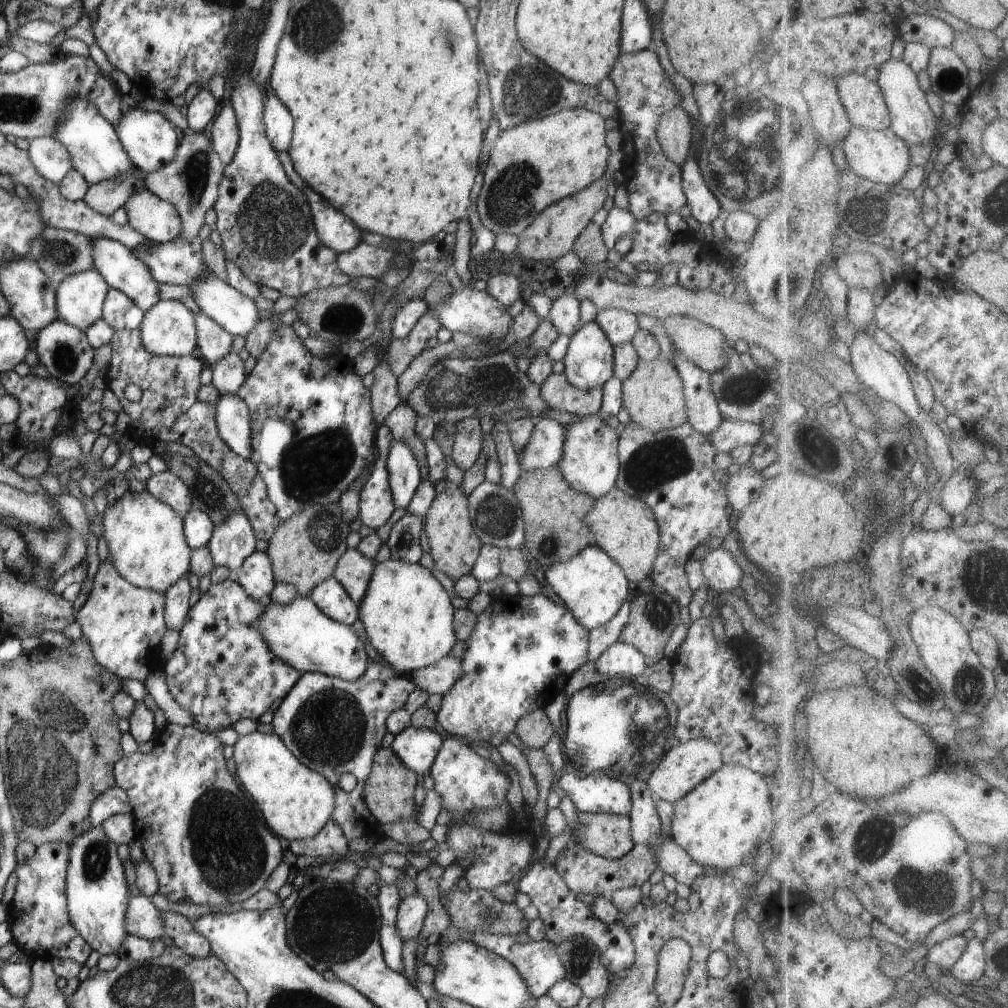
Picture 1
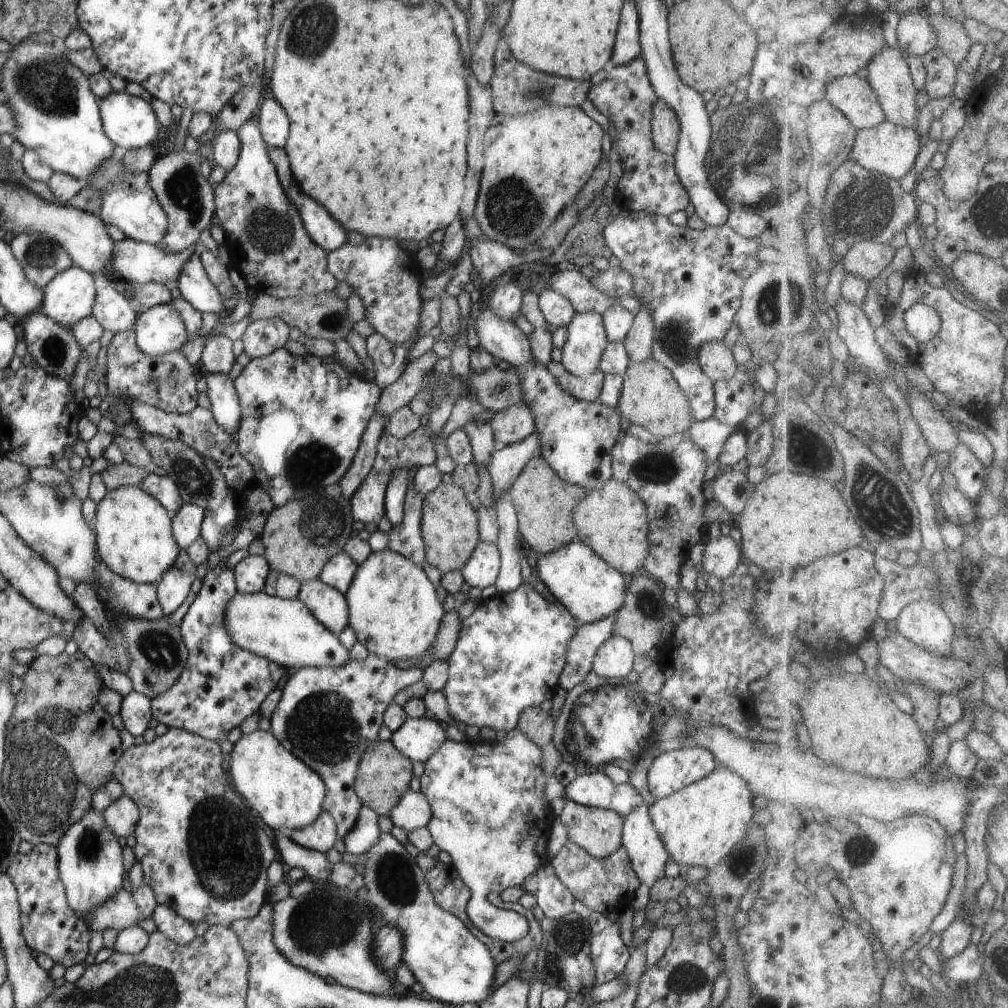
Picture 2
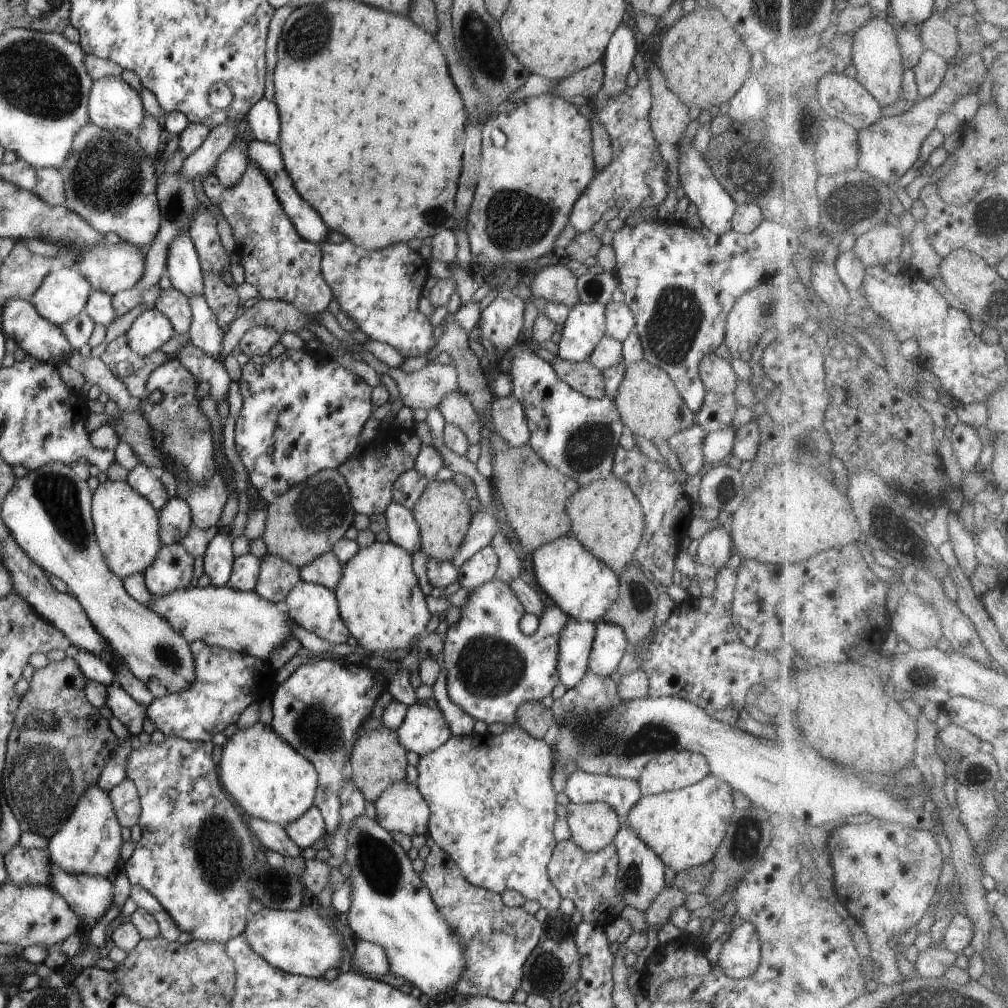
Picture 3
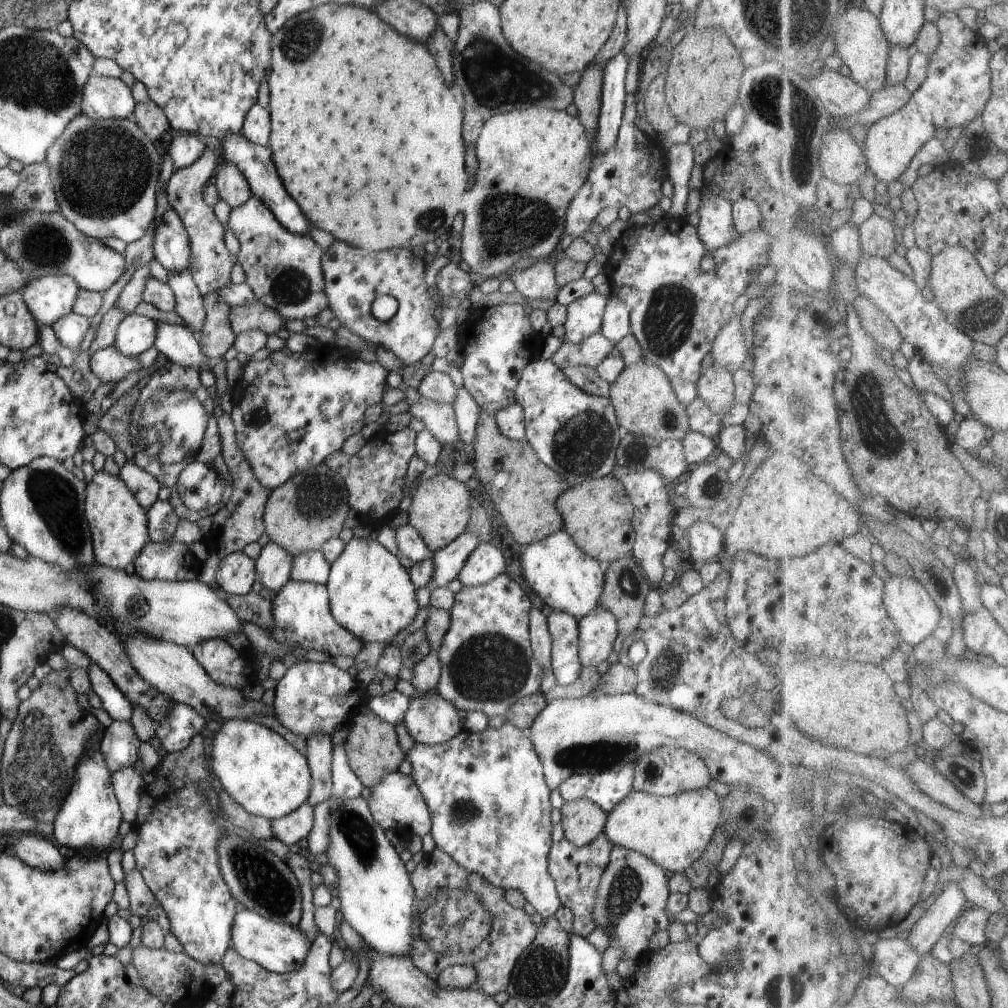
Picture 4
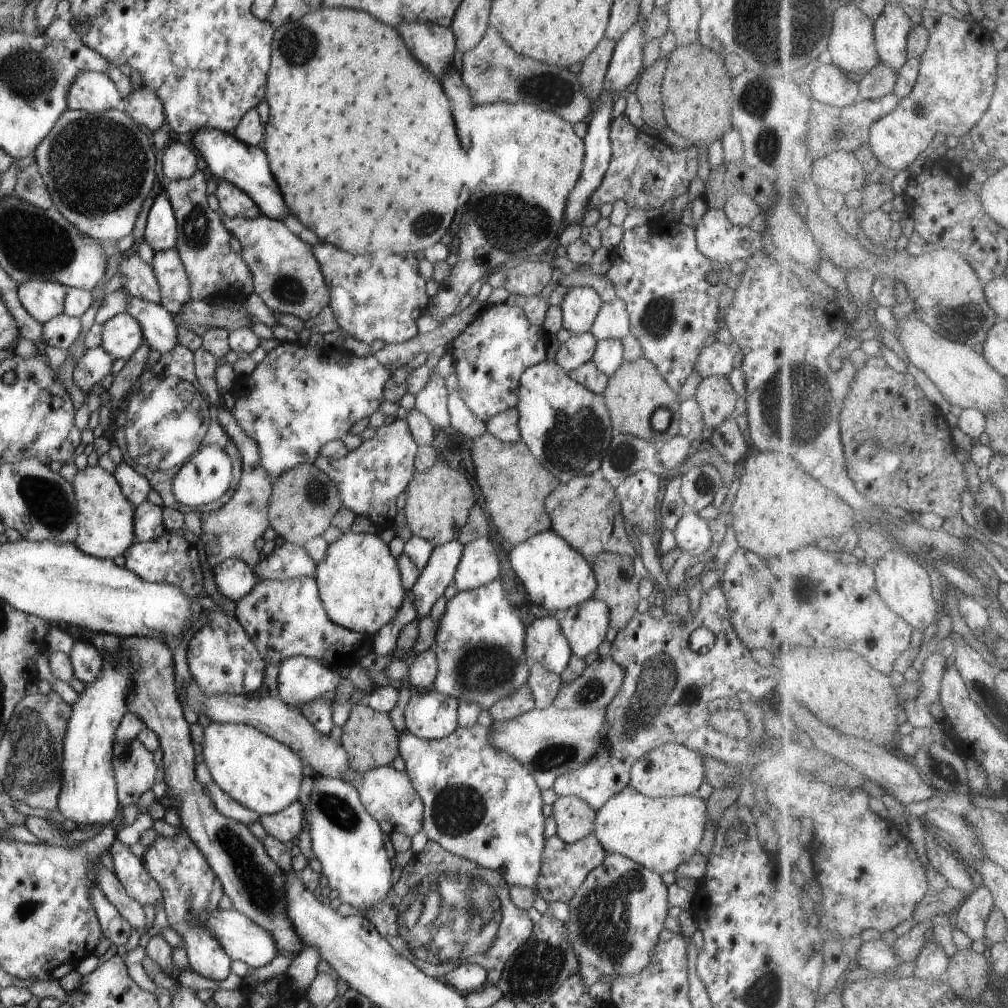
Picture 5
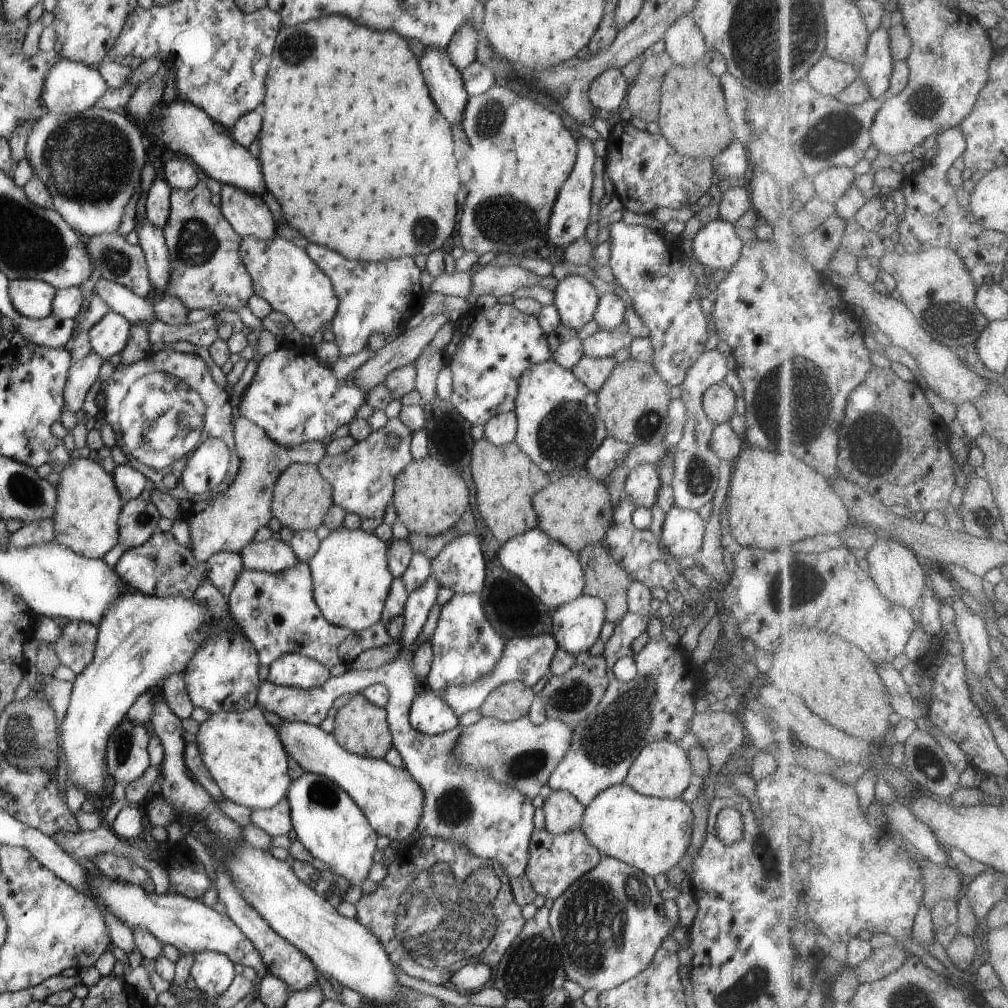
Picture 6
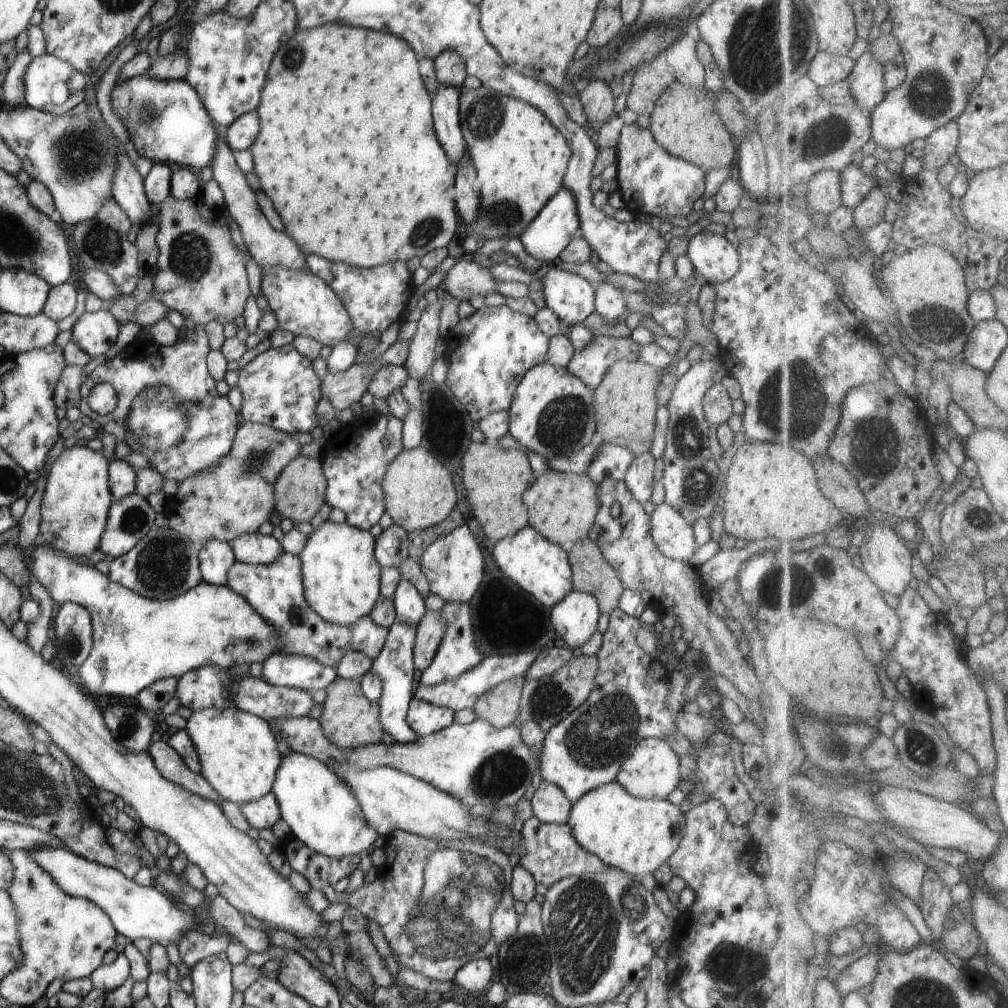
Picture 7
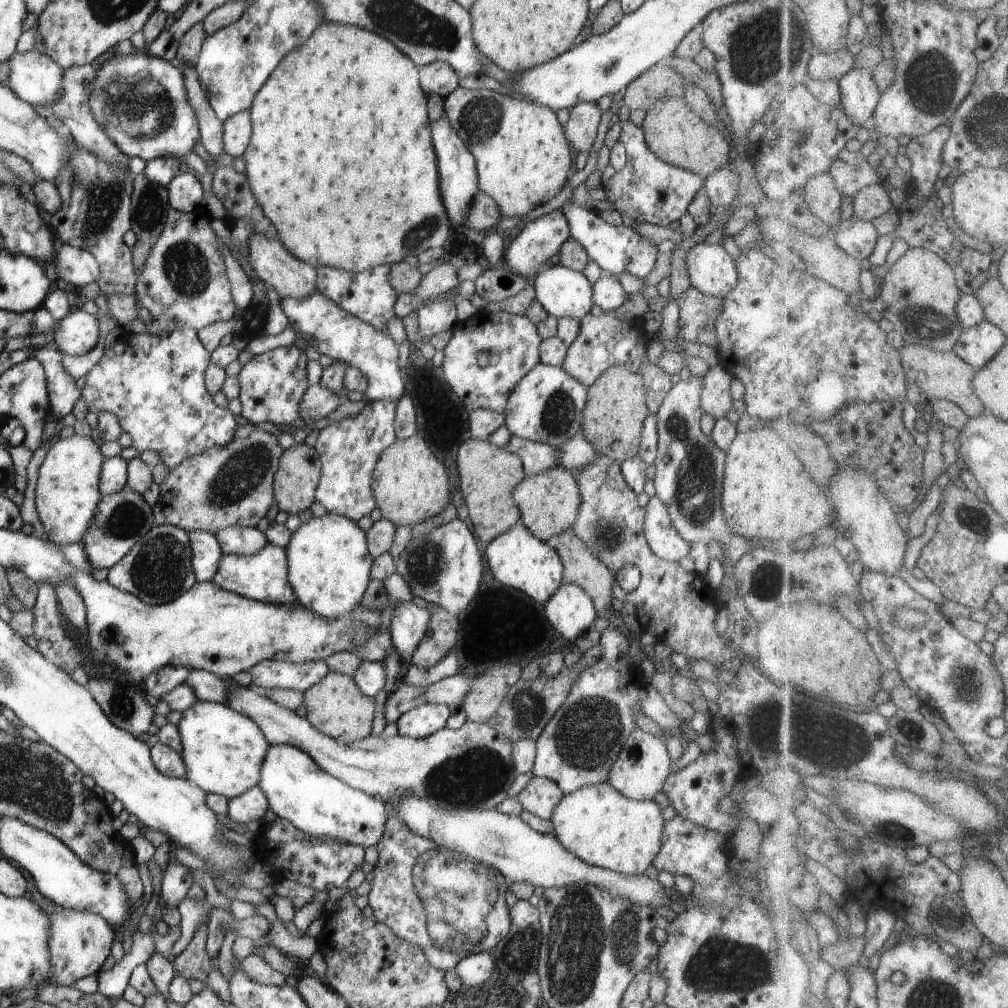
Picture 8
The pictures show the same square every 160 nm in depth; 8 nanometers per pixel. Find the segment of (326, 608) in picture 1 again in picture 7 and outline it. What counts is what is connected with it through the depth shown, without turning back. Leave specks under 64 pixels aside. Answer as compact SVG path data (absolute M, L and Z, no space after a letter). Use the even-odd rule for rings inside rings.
M284 551L267 565L234 561L227 570L225 585L242 596L262 615L263 620L266 619L281 632L280 653L312 657L324 666L334 668L350 651L363 652L374 660L385 645L389 629L375 623L370 615L349 625L339 625L320 618L305 599L301 570L301 560L295 554Z

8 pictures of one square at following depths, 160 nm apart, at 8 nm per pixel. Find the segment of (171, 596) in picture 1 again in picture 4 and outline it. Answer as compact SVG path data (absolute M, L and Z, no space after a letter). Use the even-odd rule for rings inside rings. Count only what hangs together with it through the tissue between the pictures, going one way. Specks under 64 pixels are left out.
M172 538L163 543L148 541L133 564L135 574L146 580L196 581L202 562L187 544Z

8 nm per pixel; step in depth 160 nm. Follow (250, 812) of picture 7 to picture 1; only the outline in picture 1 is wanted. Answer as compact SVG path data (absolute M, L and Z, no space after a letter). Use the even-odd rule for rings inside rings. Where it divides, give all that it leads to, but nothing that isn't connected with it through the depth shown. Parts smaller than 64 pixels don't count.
M332 819L322 827L318 834L305 839L292 839L290 850L296 856L320 856L326 859L330 854L344 854L349 850L348 839L342 829Z

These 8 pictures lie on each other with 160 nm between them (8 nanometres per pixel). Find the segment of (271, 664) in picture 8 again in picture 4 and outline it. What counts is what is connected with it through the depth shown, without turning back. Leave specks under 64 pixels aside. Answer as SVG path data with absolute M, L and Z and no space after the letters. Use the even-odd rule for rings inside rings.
M299 661L287 668L286 673L277 682L275 689L275 716L290 732L309 739L312 733L331 734L336 728L350 725L352 718L368 709L368 696L360 698L362 687L348 671L333 663Z

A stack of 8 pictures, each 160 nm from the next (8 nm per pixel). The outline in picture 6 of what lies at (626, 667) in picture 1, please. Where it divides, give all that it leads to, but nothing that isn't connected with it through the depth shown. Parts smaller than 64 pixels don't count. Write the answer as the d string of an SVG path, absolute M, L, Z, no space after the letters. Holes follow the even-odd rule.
M578 595L578 598L559 606L552 616L552 636L557 645L575 657L580 652L588 652L605 624L605 604L592 595Z

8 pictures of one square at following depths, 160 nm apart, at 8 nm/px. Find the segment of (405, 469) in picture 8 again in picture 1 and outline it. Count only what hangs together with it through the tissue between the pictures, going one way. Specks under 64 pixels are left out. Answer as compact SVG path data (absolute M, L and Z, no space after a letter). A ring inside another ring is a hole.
M458 485L446 487L434 497L424 519L426 522L423 534L426 534L428 538L435 568L442 570L454 581L464 575L470 575L470 570L478 558L483 542L474 532L469 517L467 494L464 494Z

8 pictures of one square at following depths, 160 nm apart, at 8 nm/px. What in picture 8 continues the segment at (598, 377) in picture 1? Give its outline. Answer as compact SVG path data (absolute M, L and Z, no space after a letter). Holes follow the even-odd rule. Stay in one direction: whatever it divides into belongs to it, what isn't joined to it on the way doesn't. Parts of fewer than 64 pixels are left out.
M560 263L556 266L544 266L533 278L532 283L535 290L535 299L542 304L549 315L556 318L573 318L580 320L585 314L592 310L593 290L582 271L569 269Z

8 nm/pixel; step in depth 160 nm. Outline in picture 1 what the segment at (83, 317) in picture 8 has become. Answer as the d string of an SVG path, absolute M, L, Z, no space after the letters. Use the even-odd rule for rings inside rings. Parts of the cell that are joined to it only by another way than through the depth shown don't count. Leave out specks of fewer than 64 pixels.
M160 299L145 312L138 329L141 334L142 346L150 354L156 356L196 354L197 330L194 313L180 301Z

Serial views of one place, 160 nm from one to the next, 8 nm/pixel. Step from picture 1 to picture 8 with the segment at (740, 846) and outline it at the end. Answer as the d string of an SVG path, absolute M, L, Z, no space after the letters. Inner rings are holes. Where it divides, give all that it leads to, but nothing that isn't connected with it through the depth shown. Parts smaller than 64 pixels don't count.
M606 782L588 785L564 795L554 807L550 822L558 842L587 865L596 865L627 875L642 875L646 868L653 864L663 843L661 834L664 821L661 814L662 809L654 799L635 801L626 798Z

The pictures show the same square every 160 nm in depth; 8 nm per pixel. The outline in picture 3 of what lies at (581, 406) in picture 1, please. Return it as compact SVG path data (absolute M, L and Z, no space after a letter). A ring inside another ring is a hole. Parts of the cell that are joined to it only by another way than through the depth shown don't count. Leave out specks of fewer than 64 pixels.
M556 358L550 364L558 378L580 394L591 399L601 399L606 396L603 371L592 366L588 360L570 362Z

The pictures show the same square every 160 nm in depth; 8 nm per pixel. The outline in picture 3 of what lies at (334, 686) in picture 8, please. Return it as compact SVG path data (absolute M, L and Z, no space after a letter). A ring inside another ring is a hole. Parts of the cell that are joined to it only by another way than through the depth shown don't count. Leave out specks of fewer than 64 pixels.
M384 725L361 732L353 744L349 761L351 762L351 779L363 792L366 800L374 802L379 794L382 794L382 791L392 783L405 779L408 765L406 752L407 750L398 740L397 732Z

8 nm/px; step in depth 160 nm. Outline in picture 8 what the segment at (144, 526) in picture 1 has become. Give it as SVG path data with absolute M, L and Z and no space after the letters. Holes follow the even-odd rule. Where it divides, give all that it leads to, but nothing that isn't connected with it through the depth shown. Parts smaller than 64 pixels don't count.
M76 433L66 438L59 437L54 444L47 446L47 454L37 472L35 509L50 543L79 544L87 524L94 518L102 496L99 476L104 457L100 447L98 441Z

